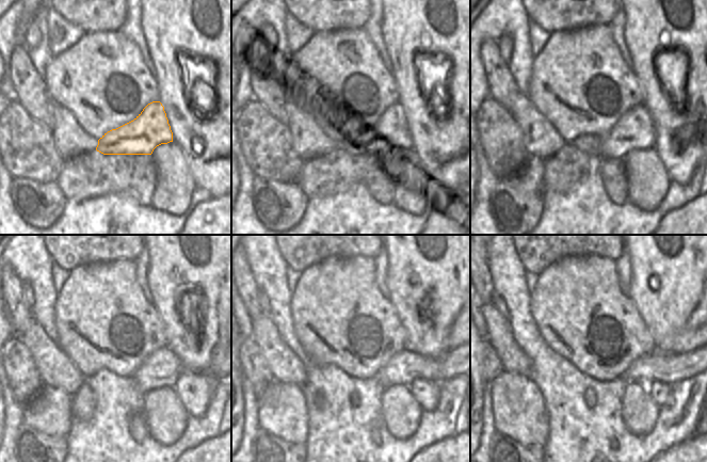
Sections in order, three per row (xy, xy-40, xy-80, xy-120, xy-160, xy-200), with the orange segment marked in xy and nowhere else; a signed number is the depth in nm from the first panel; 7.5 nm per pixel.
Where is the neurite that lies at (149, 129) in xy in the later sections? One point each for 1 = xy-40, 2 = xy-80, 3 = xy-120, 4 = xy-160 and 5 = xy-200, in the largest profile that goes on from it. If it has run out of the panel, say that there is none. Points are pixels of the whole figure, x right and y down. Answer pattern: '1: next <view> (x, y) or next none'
1: next xy-40 (390, 130)
2: next xy-80 (635, 129)
3: next xy-120 (161, 369)
4: next xy-160 (404, 367)
5: next xy-200 (669, 368)

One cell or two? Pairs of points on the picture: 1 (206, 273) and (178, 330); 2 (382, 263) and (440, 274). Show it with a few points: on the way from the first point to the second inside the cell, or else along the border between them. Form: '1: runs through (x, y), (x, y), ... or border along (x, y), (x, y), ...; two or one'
1: runs through (181, 263), (174, 263), (167, 273), (167, 305); one
2: border along (385, 245), (387, 254), (387, 289); two

